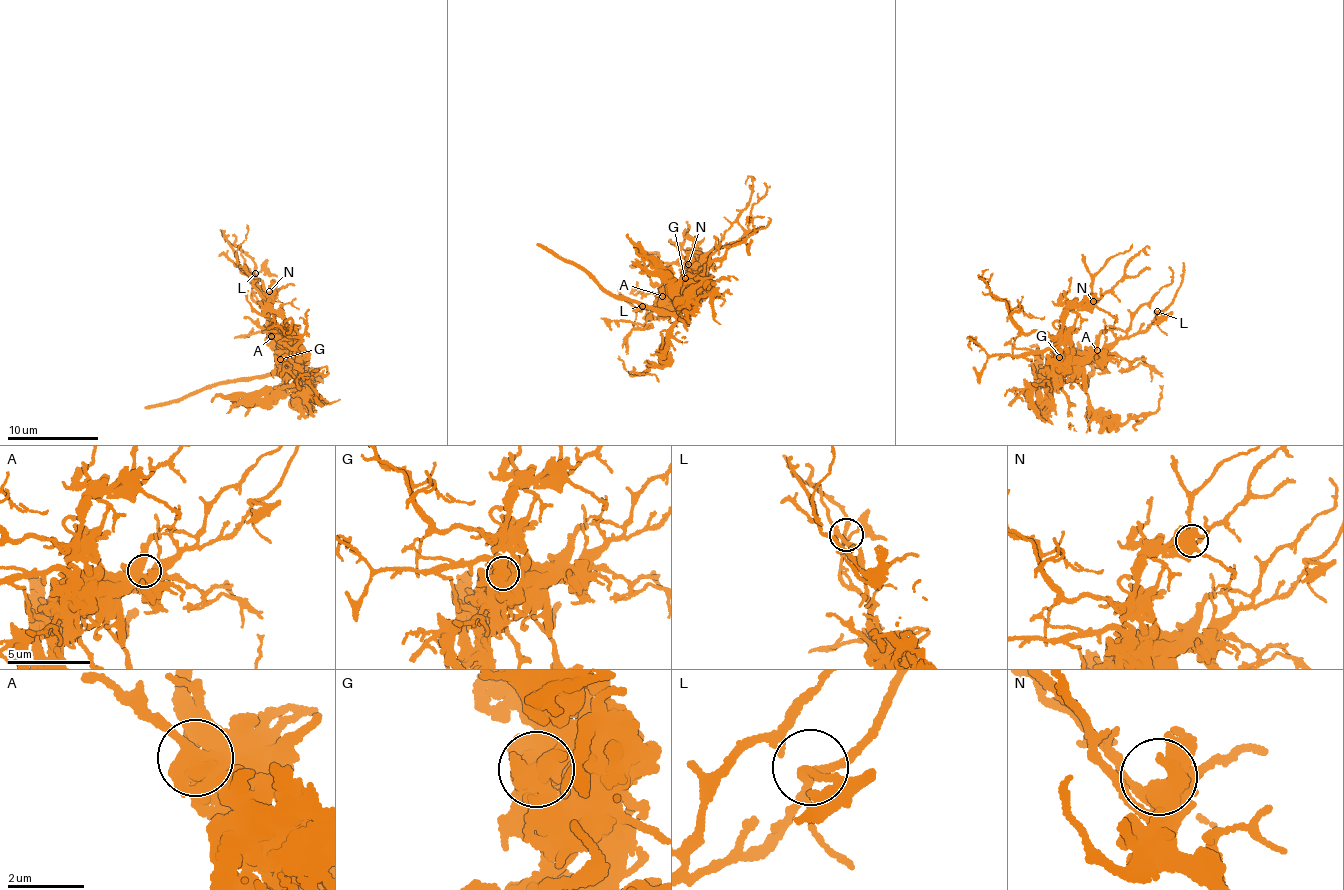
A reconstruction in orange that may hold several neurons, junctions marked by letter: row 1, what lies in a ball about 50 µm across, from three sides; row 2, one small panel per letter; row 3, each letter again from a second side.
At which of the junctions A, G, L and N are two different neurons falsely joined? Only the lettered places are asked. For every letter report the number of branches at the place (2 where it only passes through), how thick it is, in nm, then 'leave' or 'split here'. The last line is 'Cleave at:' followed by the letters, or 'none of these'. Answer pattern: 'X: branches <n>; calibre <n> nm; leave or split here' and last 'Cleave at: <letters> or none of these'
A: branches 2; calibre 600 nm; leave
G: branches 2; calibre 600 nm; leave
L: branches 3; calibre 200 nm; leave
N: branches 5; calibre 550 nm; leave
Cleave at: none of these

